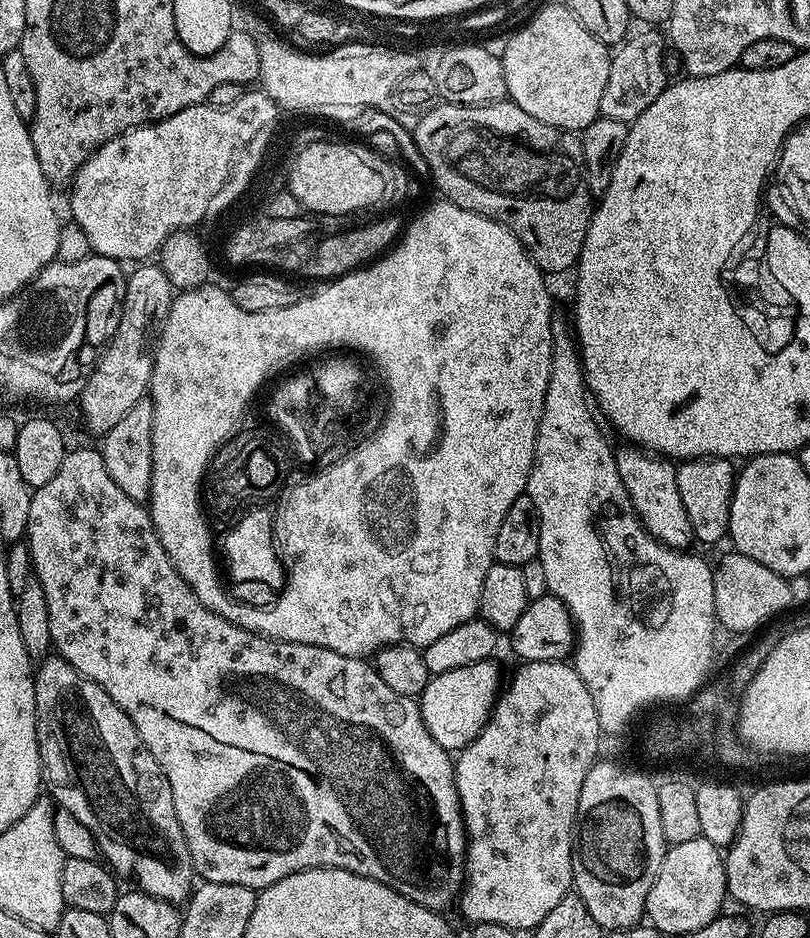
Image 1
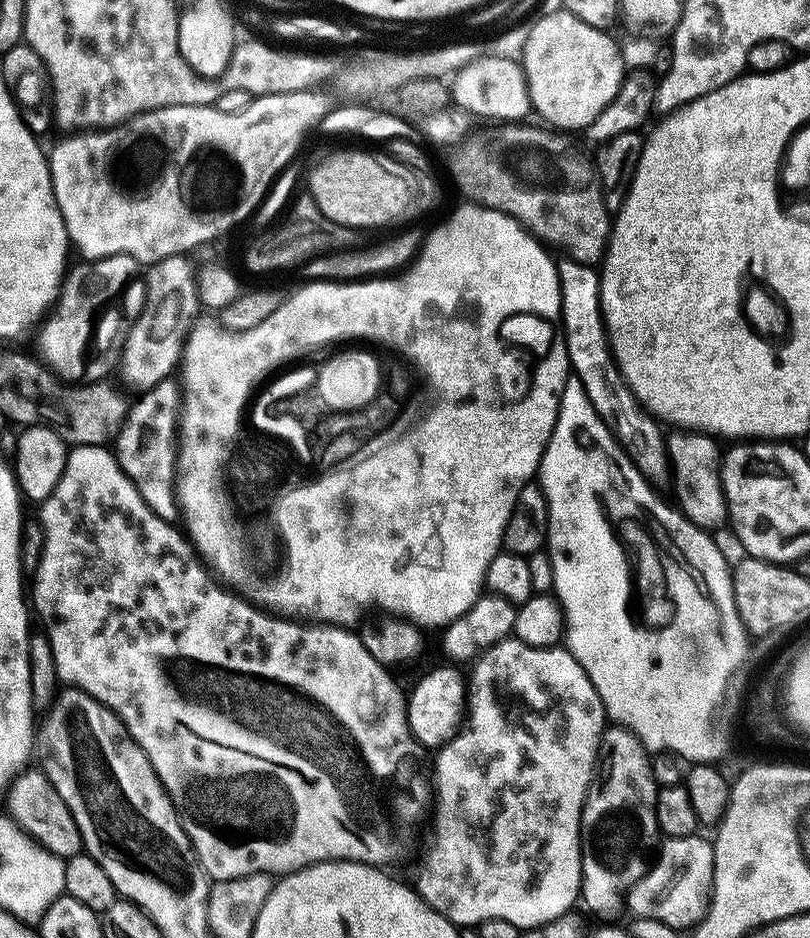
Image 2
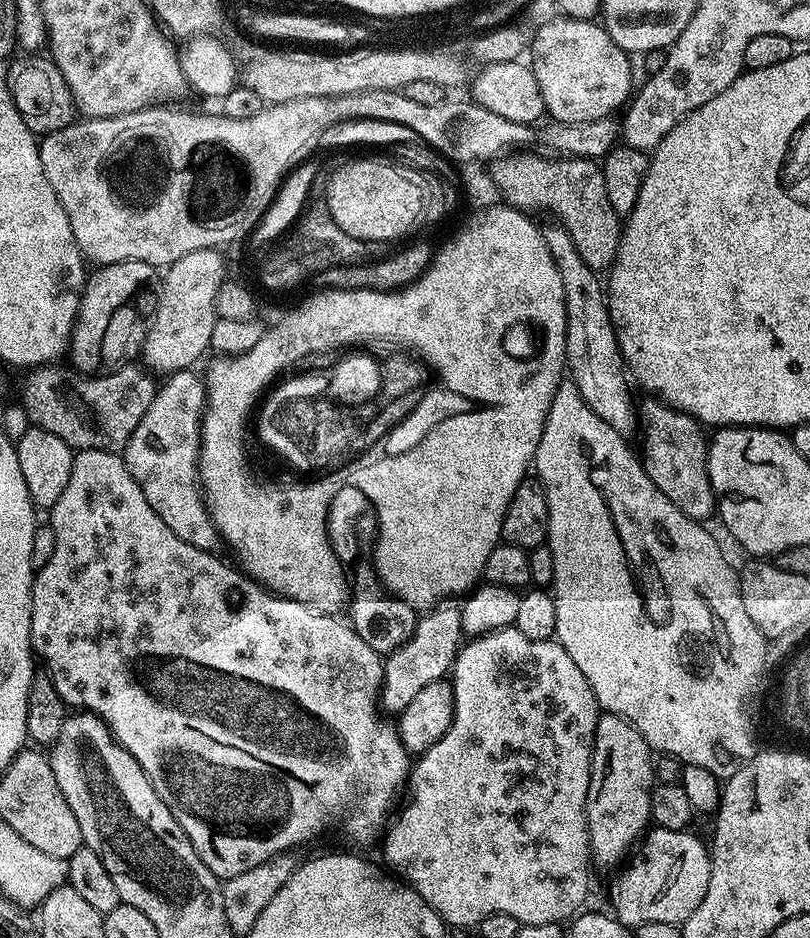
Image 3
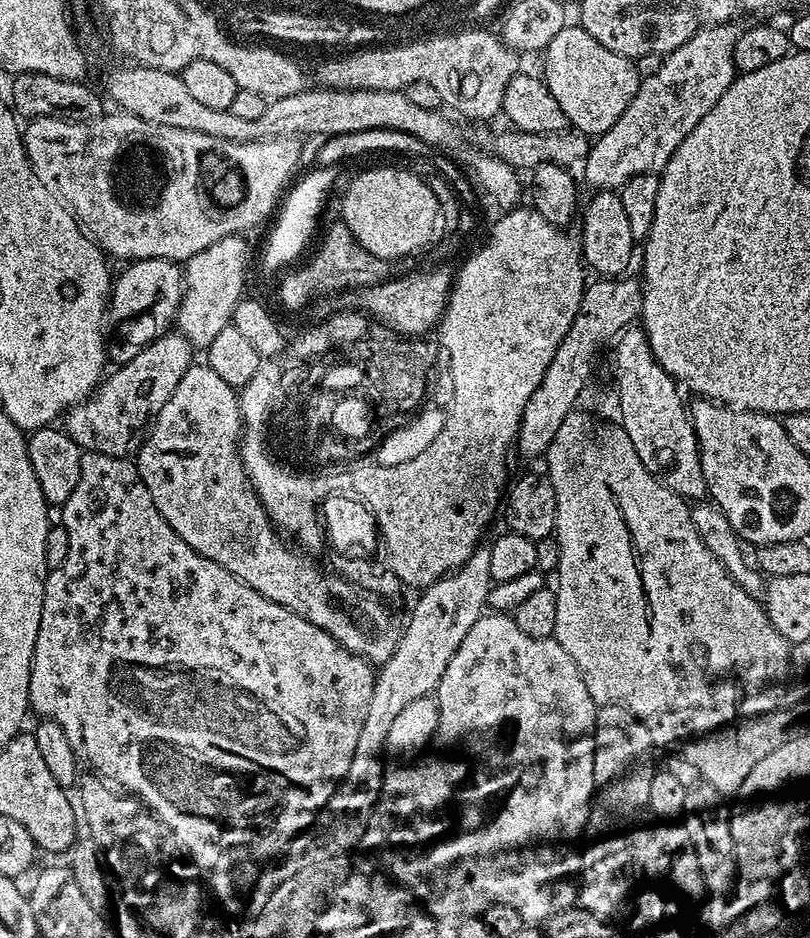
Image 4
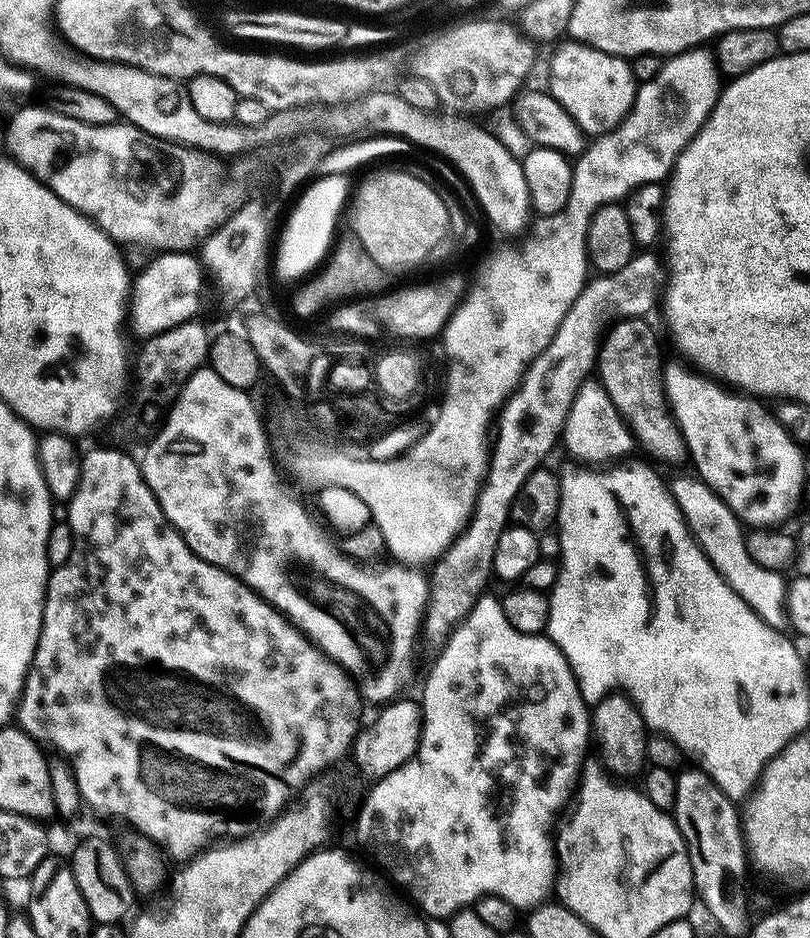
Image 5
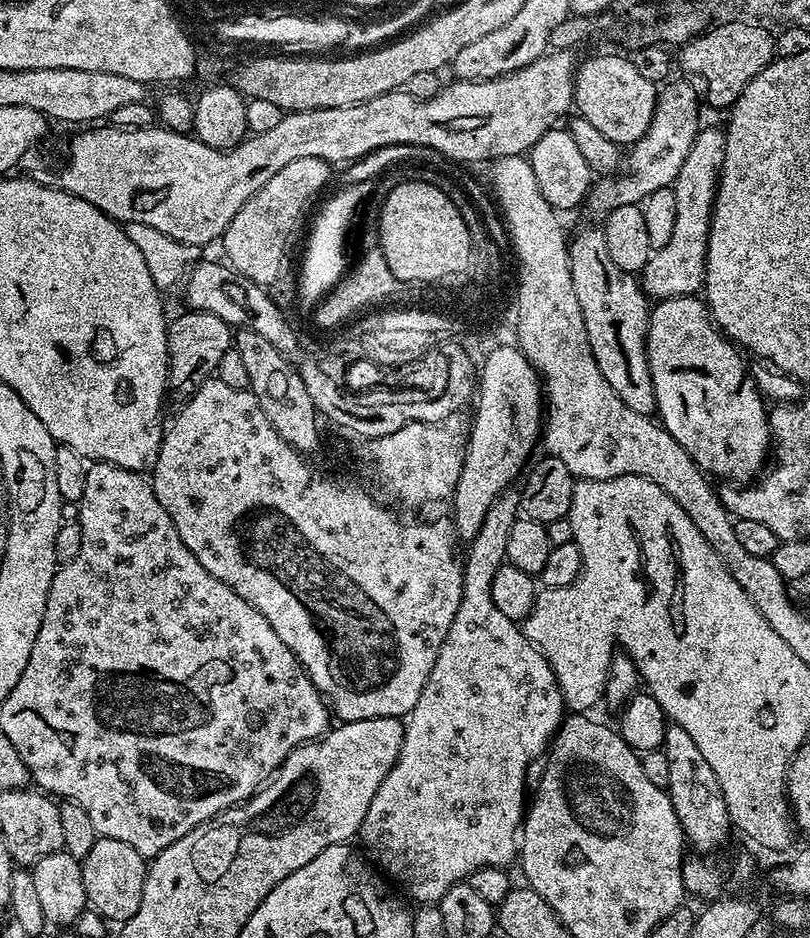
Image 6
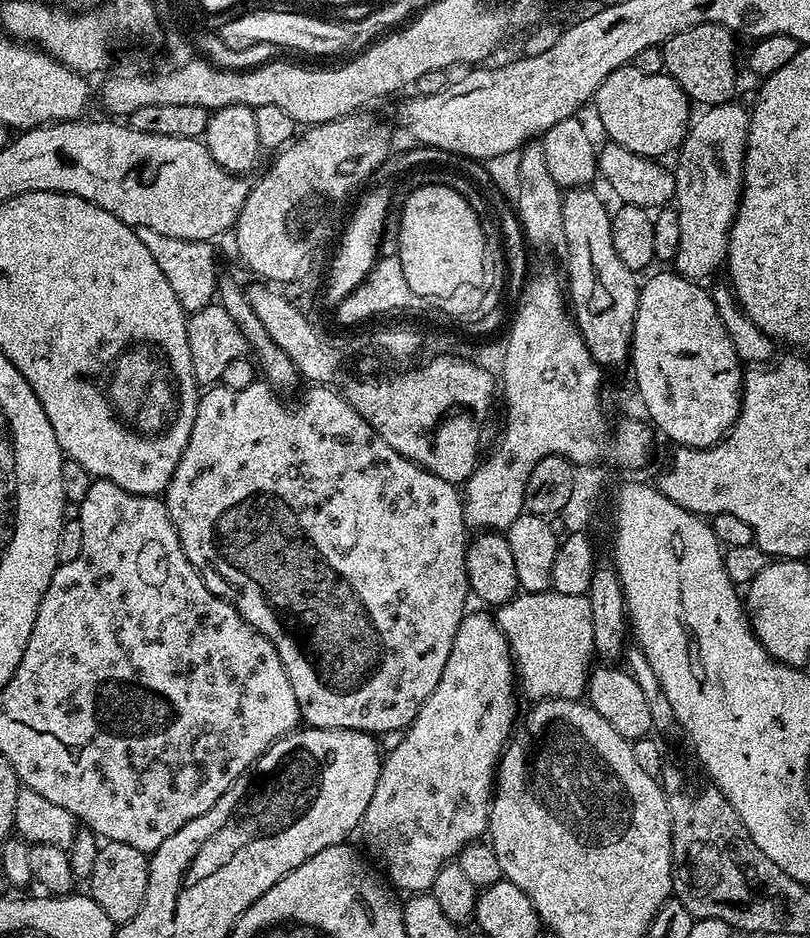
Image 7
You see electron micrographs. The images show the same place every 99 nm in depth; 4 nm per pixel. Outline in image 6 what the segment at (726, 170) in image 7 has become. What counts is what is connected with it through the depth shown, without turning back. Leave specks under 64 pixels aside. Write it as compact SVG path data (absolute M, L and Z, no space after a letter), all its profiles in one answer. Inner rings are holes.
M701 127L676 175L676 217L674 234L666 246L655 249L638 273L638 283L644 295L657 301L674 296L699 293L704 280L704 254L708 245L708 226L718 183L720 163L724 160L724 132L721 129ZM656 296L656 297L655 297Z

